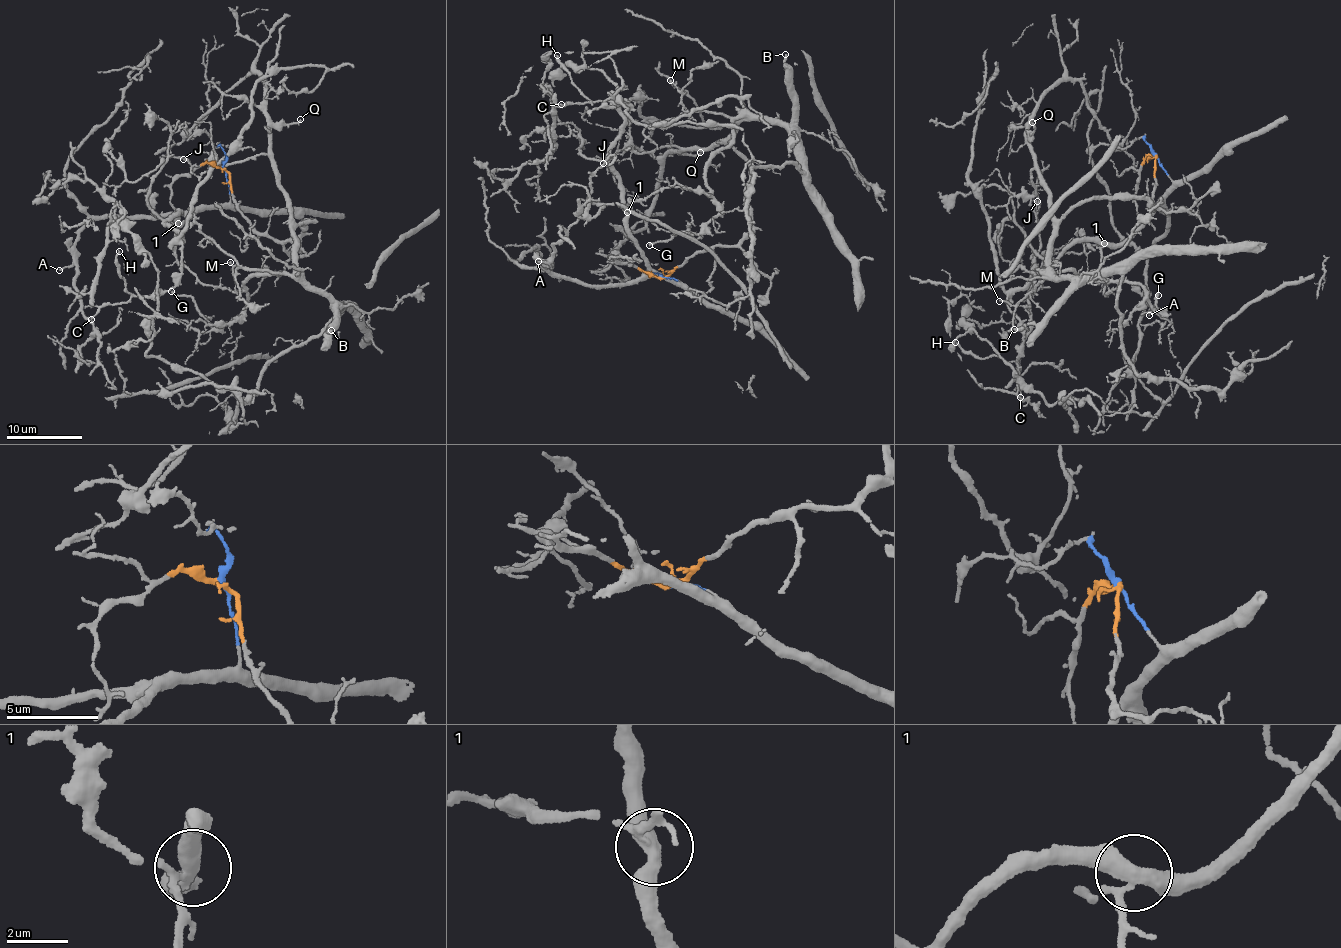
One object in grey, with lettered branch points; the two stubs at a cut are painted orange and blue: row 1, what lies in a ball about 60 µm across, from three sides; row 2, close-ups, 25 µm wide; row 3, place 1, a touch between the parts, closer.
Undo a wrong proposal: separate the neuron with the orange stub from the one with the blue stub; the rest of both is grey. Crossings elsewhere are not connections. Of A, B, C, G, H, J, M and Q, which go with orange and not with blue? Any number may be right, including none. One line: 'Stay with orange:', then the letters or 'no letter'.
Stay with orange: B, G, J, M, Q

